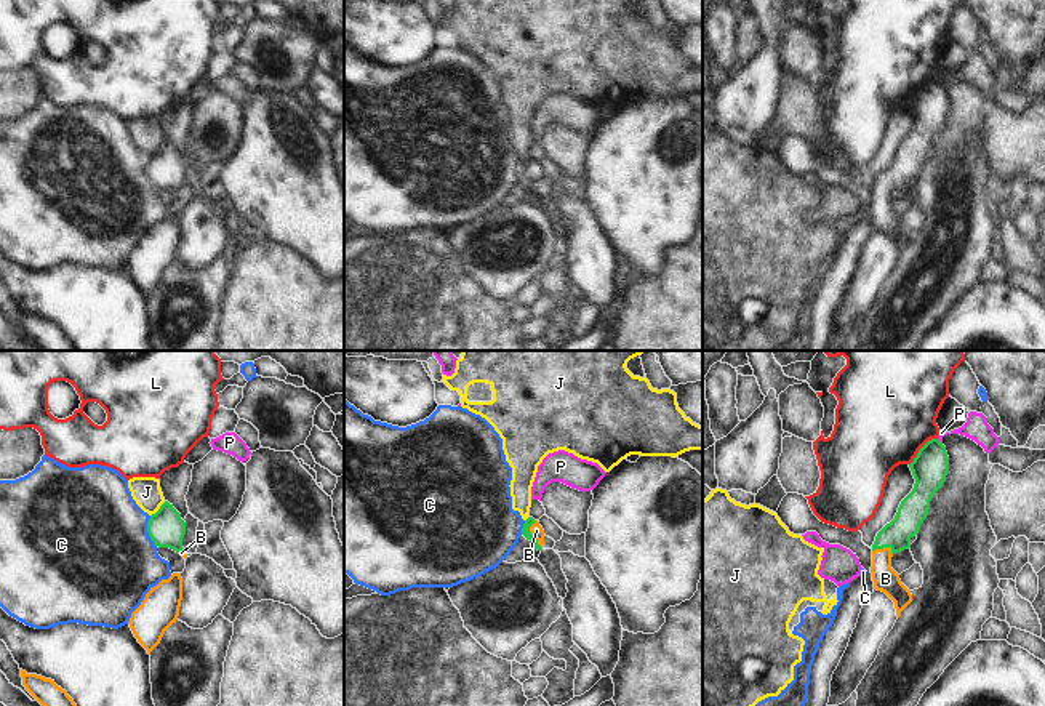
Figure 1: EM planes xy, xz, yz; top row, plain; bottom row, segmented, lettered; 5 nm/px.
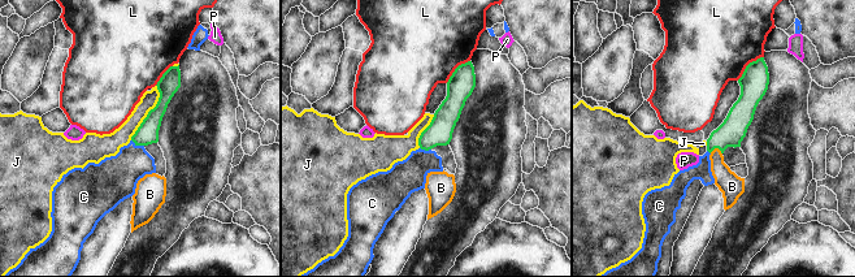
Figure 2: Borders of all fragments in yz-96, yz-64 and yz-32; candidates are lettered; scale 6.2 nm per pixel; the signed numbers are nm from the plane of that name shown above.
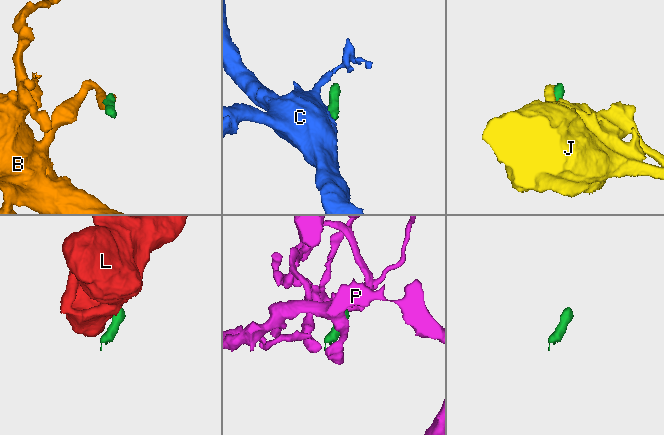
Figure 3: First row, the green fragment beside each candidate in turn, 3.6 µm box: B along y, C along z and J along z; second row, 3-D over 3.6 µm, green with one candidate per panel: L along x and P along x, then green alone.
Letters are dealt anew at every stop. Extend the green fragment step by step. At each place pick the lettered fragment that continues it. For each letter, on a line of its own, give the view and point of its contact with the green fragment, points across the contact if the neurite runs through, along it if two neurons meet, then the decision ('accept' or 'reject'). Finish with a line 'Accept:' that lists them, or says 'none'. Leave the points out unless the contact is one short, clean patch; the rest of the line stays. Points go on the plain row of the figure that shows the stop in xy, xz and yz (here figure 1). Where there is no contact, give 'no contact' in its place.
B: contact xz (532, 176); way xz (530, 162), (532, 176), (536, 172); accept
C: contact xy (148, 173); border xy (149, 157), (148, 176), (156, 188); reject
J: contact xy (159, 151); reject
L: contact yz (920, 90); border yz (936, 79), (932, 79), (909, 106); reject
P: contact yz (940, 84); border yz (936, 80), (941, 85); reject
Accept: B

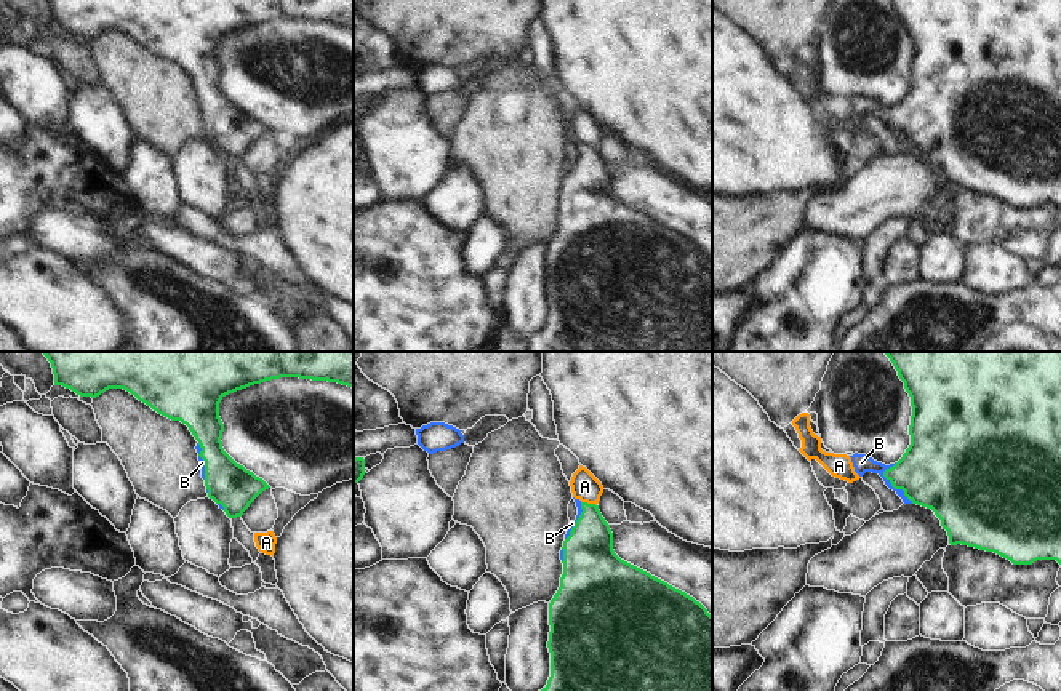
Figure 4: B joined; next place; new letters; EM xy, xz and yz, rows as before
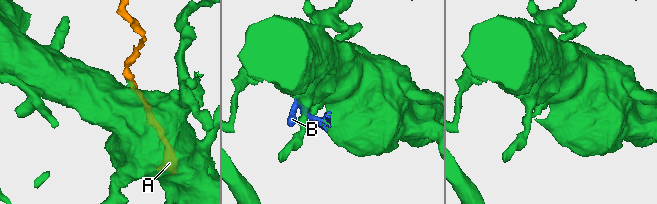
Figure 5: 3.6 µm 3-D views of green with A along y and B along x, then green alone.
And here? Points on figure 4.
A: contact xz (589, 146); reject
B: contact yz (892, 127); accept
Accept: B

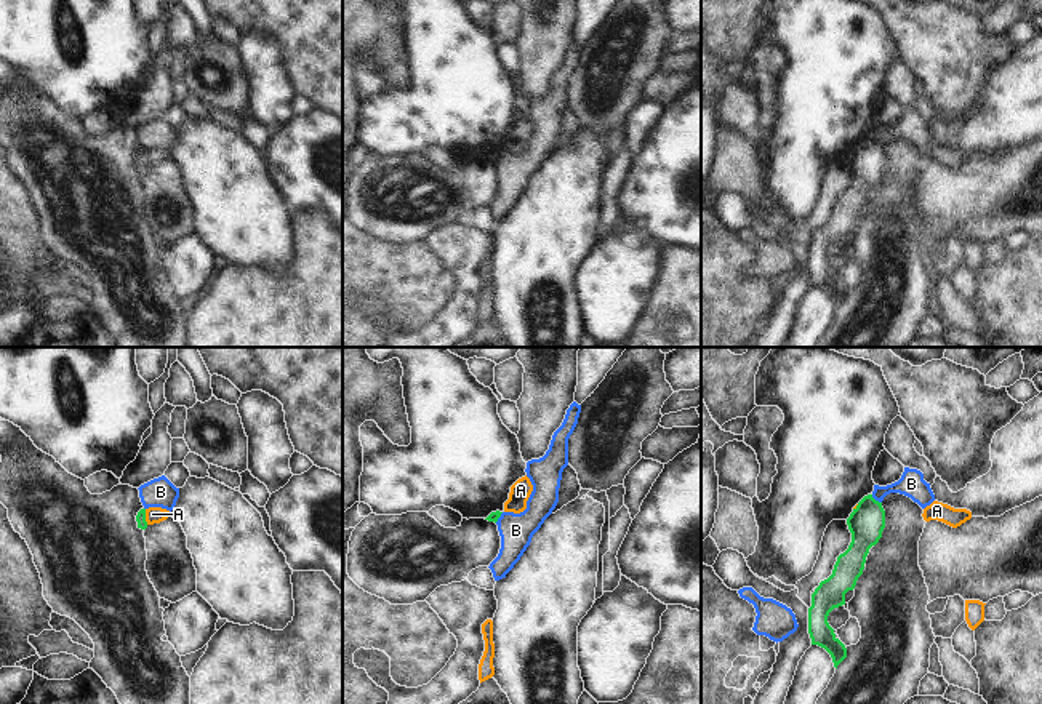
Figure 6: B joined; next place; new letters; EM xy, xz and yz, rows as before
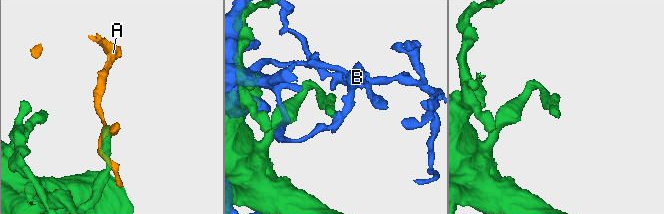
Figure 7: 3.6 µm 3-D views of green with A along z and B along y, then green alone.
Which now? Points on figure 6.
A: contact xy (144, 159); border xy (144, 151), (148, 165); reject
B: contact yz (874, 141); reject
Accept: none

